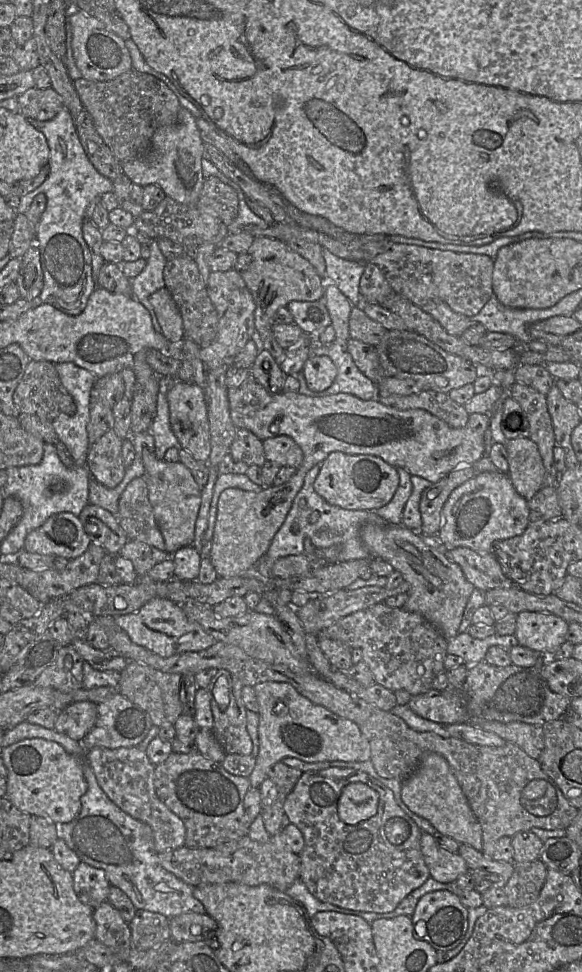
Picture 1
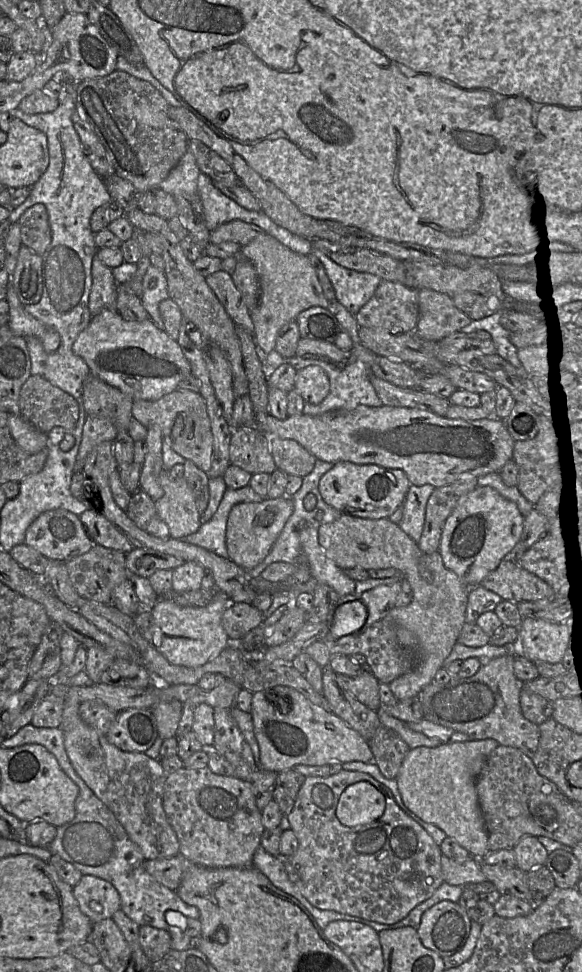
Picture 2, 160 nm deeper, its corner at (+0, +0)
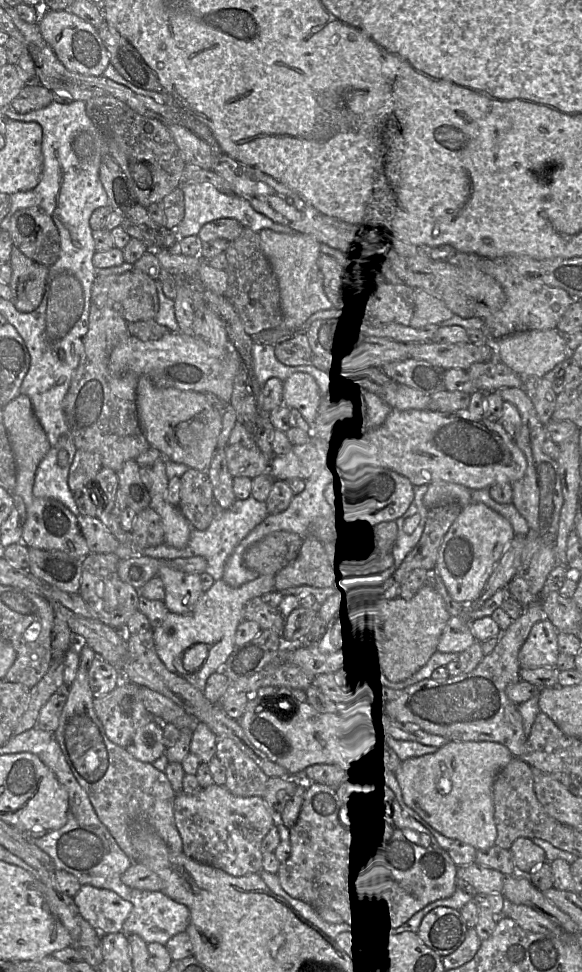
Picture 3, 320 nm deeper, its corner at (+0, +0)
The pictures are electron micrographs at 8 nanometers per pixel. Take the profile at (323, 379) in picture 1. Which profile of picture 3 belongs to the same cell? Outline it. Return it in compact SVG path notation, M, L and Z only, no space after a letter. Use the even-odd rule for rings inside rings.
M295 372L283 380L283 405L300 412L310 425L315 421L319 406L319 389L315 379L304 372Z

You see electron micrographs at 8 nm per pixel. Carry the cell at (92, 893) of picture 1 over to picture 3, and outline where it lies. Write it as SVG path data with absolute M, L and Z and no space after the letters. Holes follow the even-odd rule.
M82 885L73 899L83 918L103 934L121 932L133 908L116 892L91 885Z

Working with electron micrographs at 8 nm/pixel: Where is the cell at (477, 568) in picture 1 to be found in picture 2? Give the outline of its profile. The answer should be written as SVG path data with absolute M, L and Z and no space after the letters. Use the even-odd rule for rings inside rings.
M504 559L487 575L480 586L497 594L502 601L515 604L554 597L554 590L544 581L532 576L511 559Z

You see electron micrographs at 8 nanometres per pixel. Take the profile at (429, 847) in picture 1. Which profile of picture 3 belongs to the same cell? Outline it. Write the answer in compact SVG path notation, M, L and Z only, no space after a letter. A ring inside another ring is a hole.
M477 863L458 866L457 878L470 883L480 894L502 893L505 875L491 868L483 867Z

